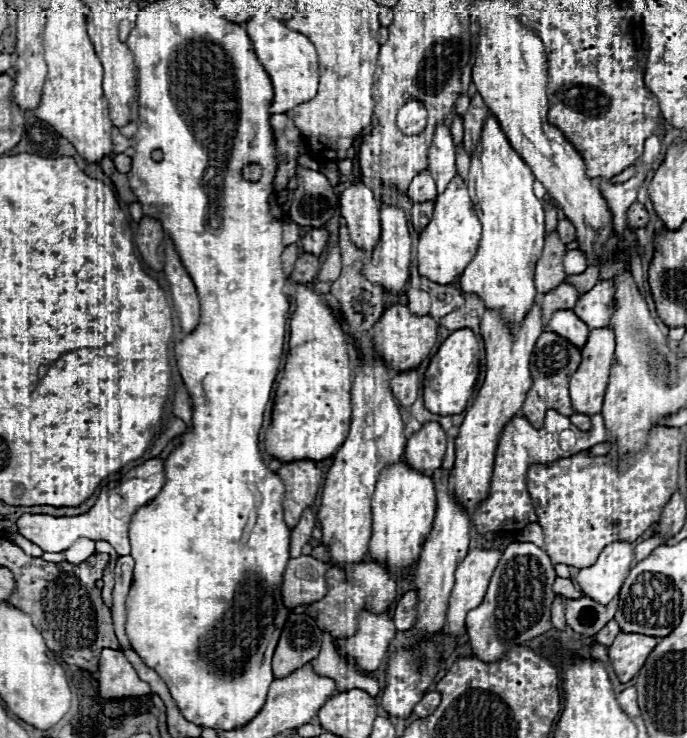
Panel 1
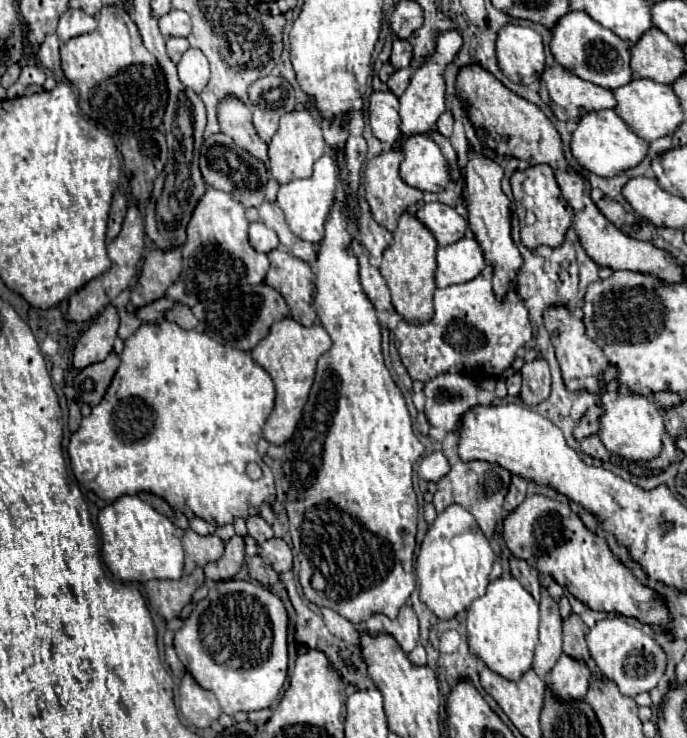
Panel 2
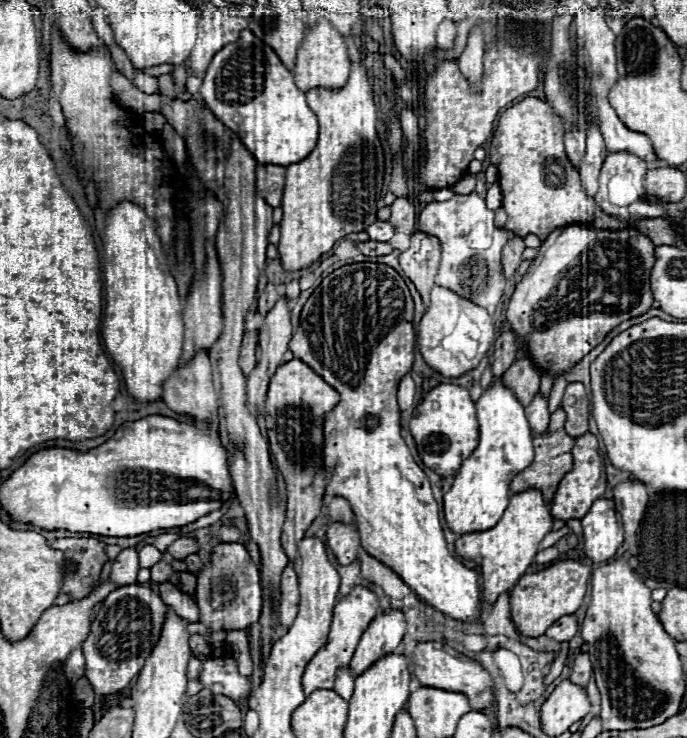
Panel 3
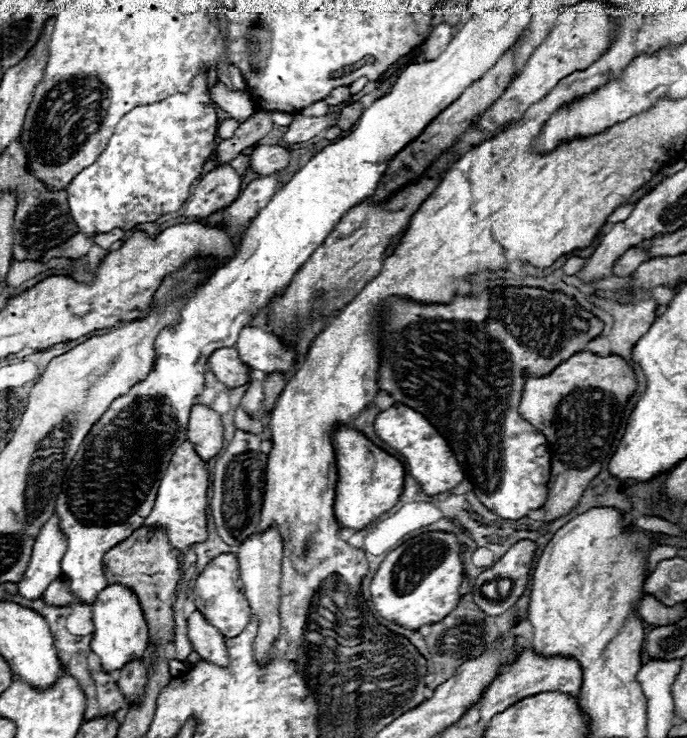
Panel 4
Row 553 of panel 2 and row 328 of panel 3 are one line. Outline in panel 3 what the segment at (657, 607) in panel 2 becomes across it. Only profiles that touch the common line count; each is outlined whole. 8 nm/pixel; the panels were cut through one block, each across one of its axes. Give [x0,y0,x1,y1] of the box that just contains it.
[506,224,654,378]

